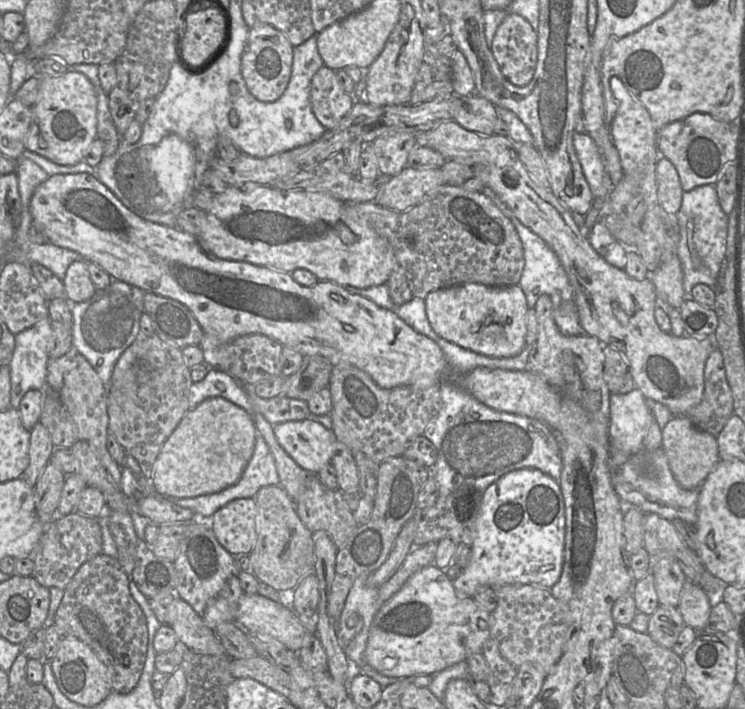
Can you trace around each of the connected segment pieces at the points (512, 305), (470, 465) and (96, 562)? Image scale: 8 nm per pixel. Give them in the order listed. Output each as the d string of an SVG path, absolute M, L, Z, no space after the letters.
M465 283L431 291L426 298L428 321L441 338L475 353L507 358L519 355L526 346L526 296L519 285L491 287Z
M447 376L440 390L442 408L423 433L438 452L435 464L428 469L429 477L436 481L439 497L447 497L464 485L484 492L503 475L522 468L537 469L559 481L562 472L559 438L545 423L493 410Z
M100 553L85 562L64 590L62 601L54 615L53 624L61 637L75 637L87 644L106 666L112 691L130 693L141 677L148 648L148 627L146 617L129 590L130 577L125 573L118 559Z

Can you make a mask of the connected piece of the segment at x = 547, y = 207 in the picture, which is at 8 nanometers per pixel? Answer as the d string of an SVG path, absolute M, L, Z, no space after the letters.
M455 120L441 122L433 129L416 135L417 146L426 146L438 151L446 160L464 163L484 164L488 167L486 185L511 209L516 218L537 234L557 255L574 290L580 324L585 334L597 338L603 345L609 345L622 353L628 362L630 373L645 398L662 403L673 415L685 415L698 405L704 393L704 368L711 351L716 348L713 337L695 339L673 336L663 332L655 319L657 306L655 287L649 278L637 281L624 271L608 264L591 246L583 229L579 228L569 211L555 197L550 188L538 186L521 162L517 144L507 136L482 136L460 126Z

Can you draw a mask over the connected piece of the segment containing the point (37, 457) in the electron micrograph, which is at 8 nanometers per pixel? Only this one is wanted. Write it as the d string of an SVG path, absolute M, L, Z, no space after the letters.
M38 422L30 431L29 464L22 475L31 487L35 487L54 449L48 430Z

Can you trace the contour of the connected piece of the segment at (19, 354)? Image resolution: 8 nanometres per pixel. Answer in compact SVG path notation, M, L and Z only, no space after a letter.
M49 318L15 335L14 353L9 364L11 408L19 409L23 396L29 390L46 387L51 336Z

